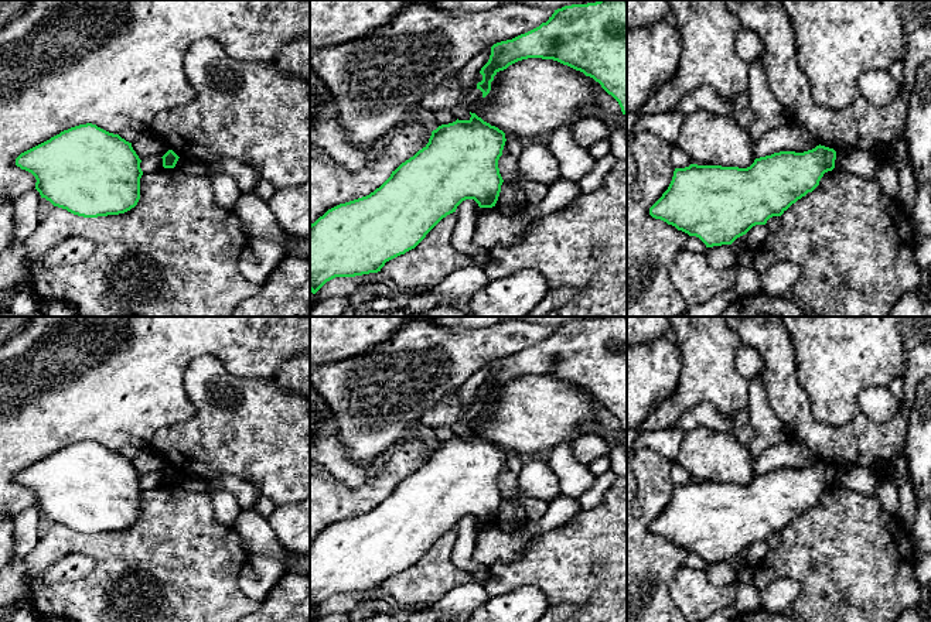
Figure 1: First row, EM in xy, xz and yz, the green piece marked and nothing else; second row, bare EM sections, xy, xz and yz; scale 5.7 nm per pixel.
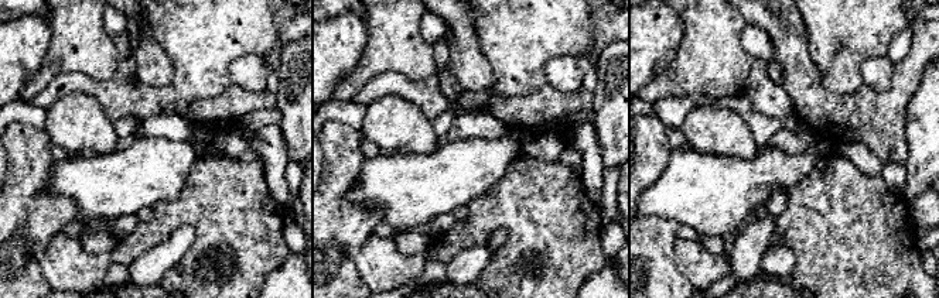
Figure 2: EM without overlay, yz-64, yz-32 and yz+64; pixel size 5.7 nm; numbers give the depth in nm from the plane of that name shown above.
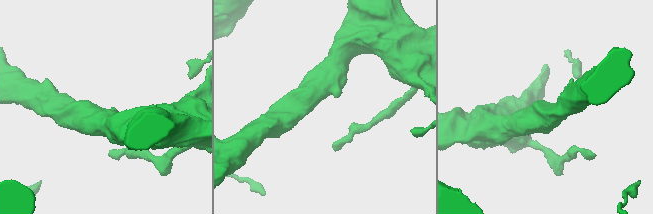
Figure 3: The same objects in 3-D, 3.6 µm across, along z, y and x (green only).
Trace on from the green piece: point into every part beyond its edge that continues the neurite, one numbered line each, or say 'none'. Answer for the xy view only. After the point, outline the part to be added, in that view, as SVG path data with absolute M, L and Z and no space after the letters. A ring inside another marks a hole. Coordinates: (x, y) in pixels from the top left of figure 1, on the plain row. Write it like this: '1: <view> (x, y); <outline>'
none

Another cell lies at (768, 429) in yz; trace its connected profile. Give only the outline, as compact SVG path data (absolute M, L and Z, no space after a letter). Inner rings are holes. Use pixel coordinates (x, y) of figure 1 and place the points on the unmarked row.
M756 376L748 382L748 418L756 430L756 437L750 441L747 450L756 461L764 450L787 440L784 423L775 416L768 404L763 376Z

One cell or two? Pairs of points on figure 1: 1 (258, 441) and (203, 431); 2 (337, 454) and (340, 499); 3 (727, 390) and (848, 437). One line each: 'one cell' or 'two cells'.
1: one cell
2: two cells
3: two cells

